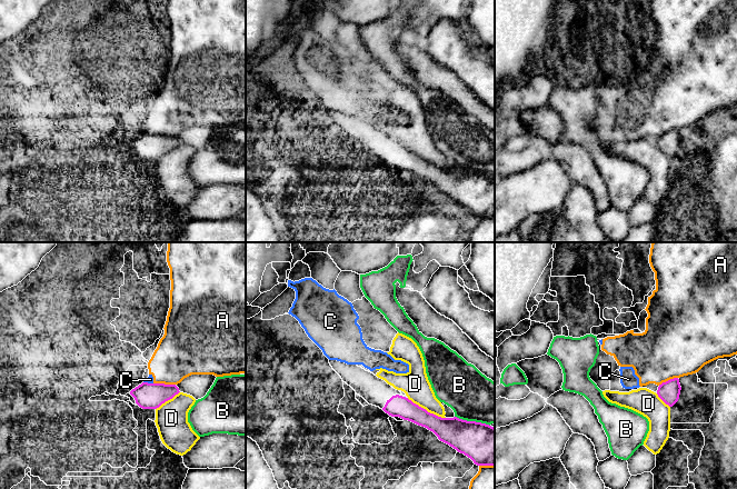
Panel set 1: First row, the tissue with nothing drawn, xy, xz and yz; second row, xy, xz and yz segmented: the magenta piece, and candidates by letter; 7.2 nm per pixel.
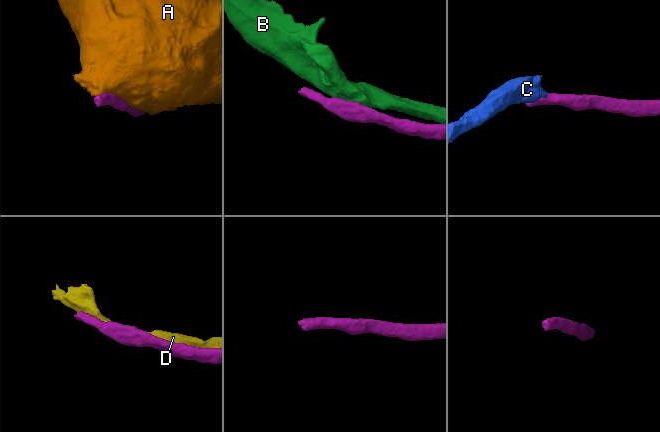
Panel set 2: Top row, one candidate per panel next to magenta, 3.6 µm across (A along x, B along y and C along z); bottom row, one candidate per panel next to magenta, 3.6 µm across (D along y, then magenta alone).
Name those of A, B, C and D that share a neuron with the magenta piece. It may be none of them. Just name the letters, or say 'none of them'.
none of them

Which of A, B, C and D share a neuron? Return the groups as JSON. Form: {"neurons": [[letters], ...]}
{"neurons": [["A", "C"], ["B"], ["D"]]}

